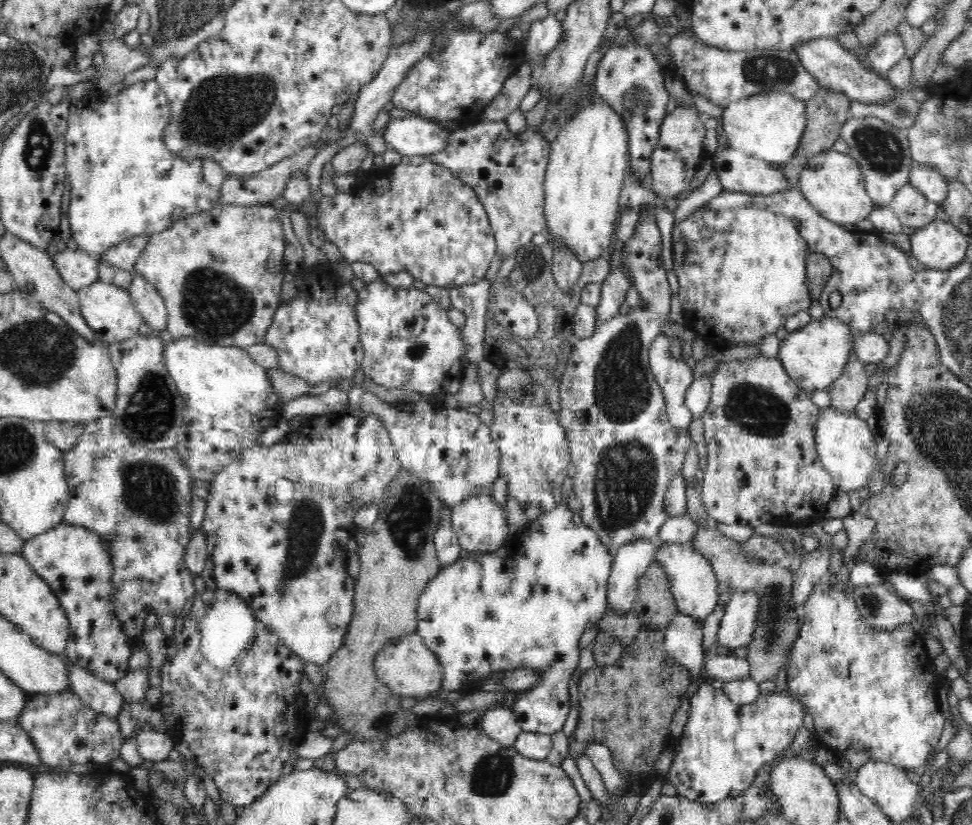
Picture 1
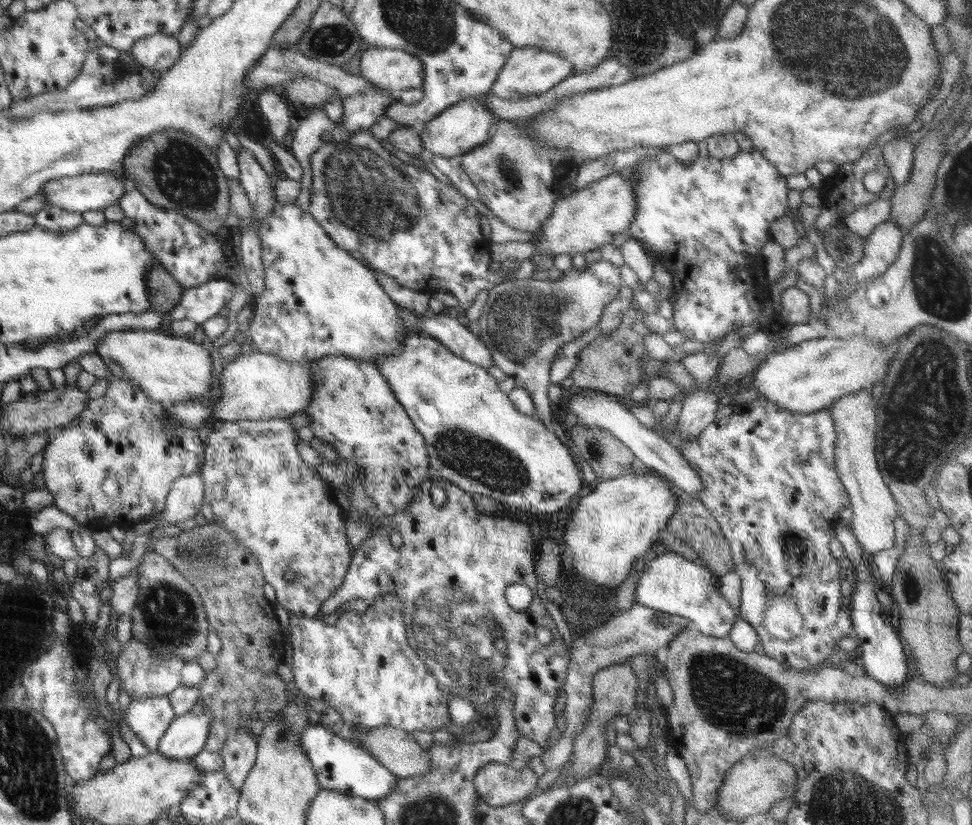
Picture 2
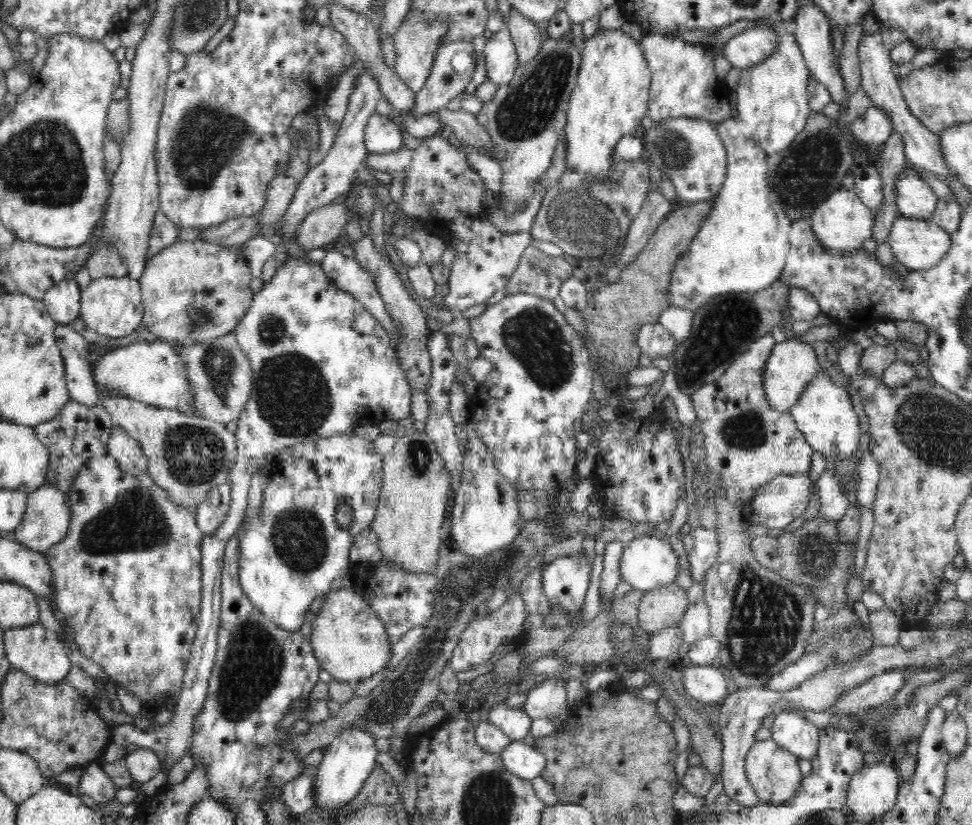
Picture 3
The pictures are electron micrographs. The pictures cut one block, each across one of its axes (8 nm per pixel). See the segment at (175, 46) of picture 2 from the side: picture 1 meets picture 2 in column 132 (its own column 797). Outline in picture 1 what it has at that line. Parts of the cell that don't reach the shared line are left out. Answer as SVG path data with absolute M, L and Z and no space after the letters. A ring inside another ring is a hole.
M814 39L792 49L797 52L802 66L816 78L821 86L842 93L850 101L889 103L898 92L898 88L895 88L888 77L880 77L874 71L866 69L859 61L858 52L844 49L837 39Z

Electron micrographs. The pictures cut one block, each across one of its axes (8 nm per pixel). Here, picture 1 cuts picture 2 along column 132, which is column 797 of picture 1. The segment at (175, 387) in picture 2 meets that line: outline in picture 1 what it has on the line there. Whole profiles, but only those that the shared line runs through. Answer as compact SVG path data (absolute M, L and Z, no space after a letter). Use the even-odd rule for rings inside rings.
M824 316L789 334L779 344L778 359L797 385L809 395L825 390L838 379L853 351L852 329L836 317Z

